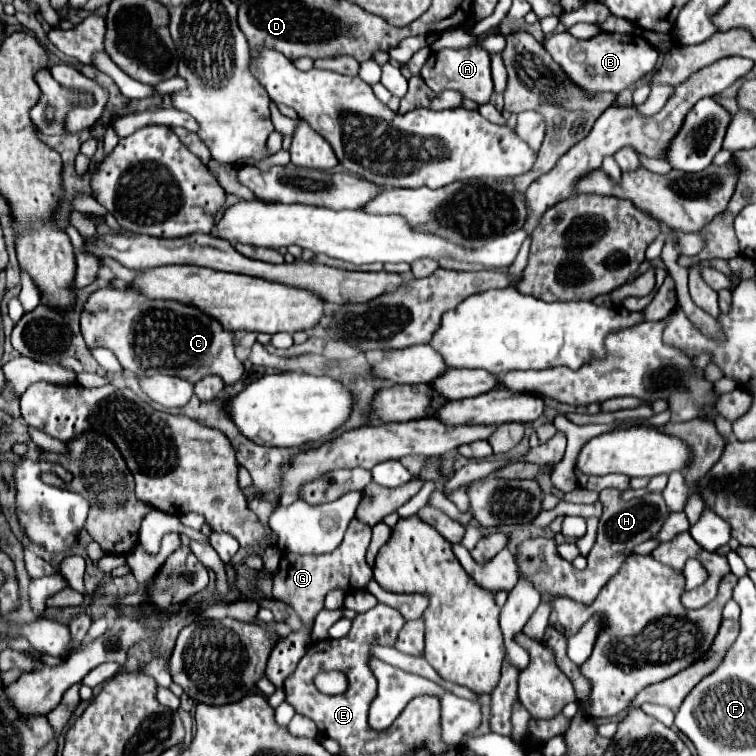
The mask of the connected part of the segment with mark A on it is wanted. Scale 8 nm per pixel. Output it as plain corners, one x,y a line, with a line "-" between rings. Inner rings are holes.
475,45
465,47
465,49
441,49
441,51
435,51
429,55
429,59
425,61
425,65
421,69
421,77
427,83
427,87
433,89
435,93
445,91
445,89
455,89
463,97
481,105
481,103
487,103
493,95
489,63
491,63
489,51
475,47

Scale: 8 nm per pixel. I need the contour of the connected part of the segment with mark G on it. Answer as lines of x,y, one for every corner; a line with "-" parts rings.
353,519
345,531
341,545
327,555
295,555
289,551
283,553
279,571
273,577
273,597
291,605
299,613
303,623
311,623
315,615
323,609
323,599
327,591
337,587
345,591
367,587
367,581
373,575
371,567
365,561
369,541
371,541
371,527
359,523
359,519

